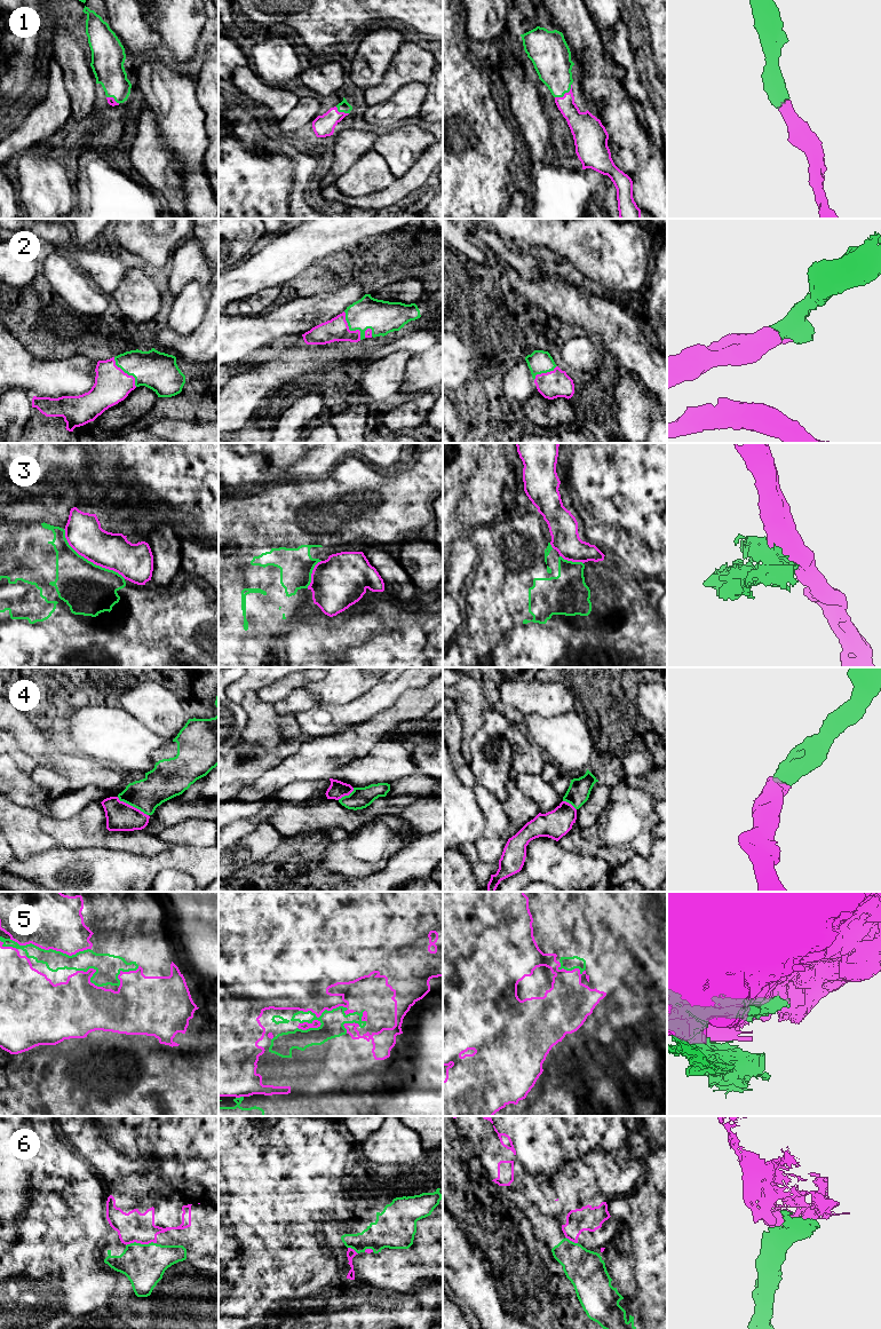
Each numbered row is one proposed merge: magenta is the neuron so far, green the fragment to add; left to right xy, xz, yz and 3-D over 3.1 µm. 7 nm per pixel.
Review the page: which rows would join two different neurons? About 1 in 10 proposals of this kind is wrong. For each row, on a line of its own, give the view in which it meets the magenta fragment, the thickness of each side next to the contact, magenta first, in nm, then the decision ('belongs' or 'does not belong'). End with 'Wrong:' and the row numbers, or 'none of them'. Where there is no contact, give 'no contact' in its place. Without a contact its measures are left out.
1: yz | 180/260 nm | belongs
2: xz | 160/240 nm | belongs
3: xy | 260/360 nm | belongs
4: xy | 200/240 nm | belongs
5: xz | 380/160 nm | belongs
6: xy | 220/300 nm | belongs
Wrong: none of them

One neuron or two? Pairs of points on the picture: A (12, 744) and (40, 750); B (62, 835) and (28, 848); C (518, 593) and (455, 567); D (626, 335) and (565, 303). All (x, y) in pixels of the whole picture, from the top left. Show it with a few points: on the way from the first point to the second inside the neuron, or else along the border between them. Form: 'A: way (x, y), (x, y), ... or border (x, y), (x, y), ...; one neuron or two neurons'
A: border (13, 738), (17, 746), (36, 765); two neurons
B: border (42, 815), (40, 828), (58, 845); two neurons
C: border (478, 556), (476, 567), (473, 570); two neurons
D: way (611, 324), (605, 318), (580, 308); one neuron

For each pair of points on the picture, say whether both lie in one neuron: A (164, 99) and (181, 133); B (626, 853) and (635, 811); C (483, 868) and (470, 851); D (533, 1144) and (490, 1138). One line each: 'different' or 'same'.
A: same
B: different
C: same
D: different

